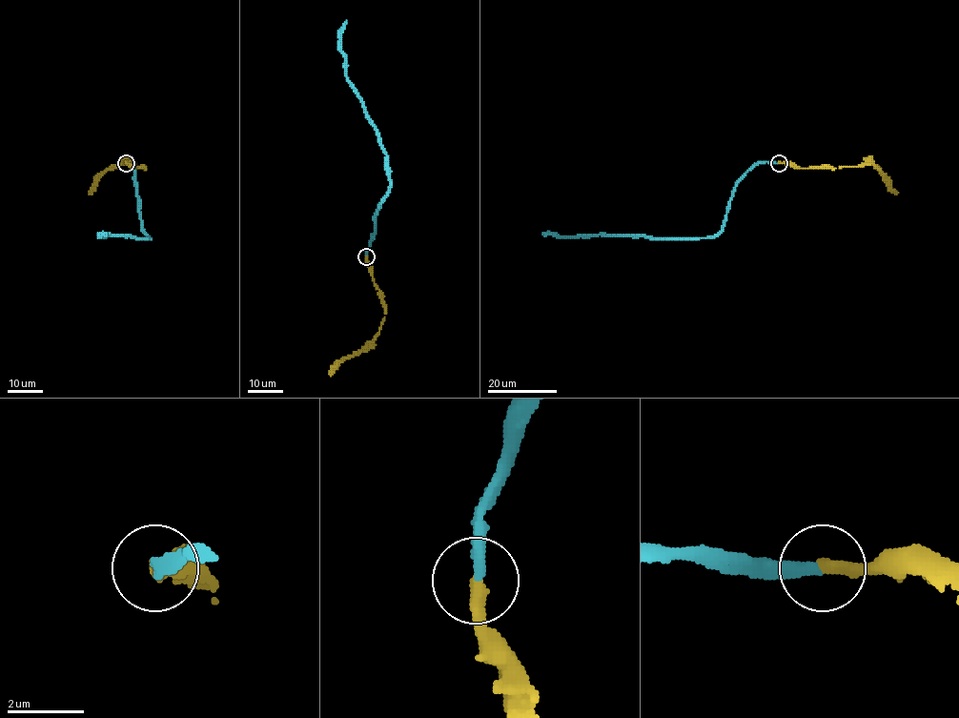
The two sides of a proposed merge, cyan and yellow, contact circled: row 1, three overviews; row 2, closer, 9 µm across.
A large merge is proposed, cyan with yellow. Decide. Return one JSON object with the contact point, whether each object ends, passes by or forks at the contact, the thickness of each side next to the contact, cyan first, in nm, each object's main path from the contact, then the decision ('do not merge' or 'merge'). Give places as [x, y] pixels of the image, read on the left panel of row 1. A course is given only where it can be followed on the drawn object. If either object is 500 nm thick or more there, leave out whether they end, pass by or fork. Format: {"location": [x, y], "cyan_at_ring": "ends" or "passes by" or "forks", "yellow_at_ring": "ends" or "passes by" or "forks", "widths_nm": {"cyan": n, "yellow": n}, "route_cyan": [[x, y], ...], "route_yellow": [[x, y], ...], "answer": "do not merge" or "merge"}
{"location": [126, 163], "cyan_at_ring": "ends", "yellow_at_ring": "ends", "widths_nm": {"cyan": 280, "yellow": 320}, "route_cyan": [[126, 162], [133, 165], [141, 227], [149, 236], [100, 236], [107, 233]], "route_yellow": [[126, 162], [132, 168], [145, 169], [122, 162], [108, 170], [89, 194]], "answer": "merge"}

